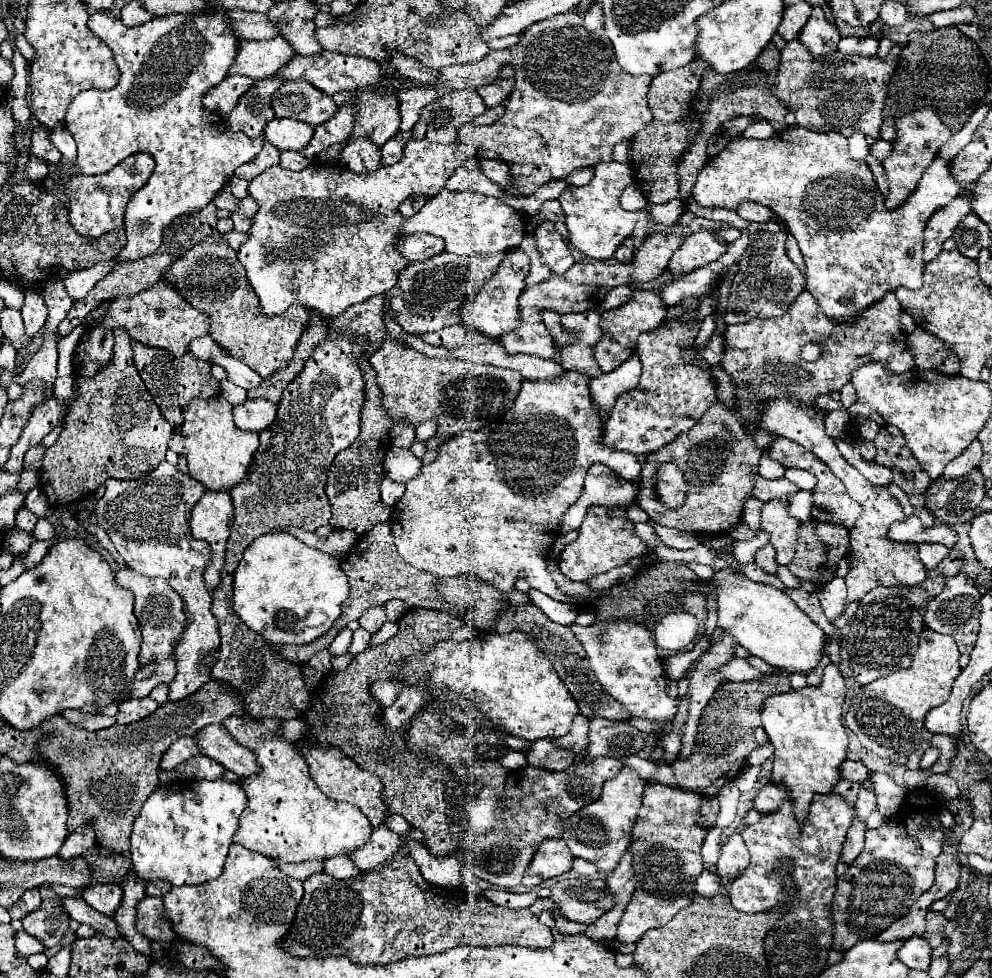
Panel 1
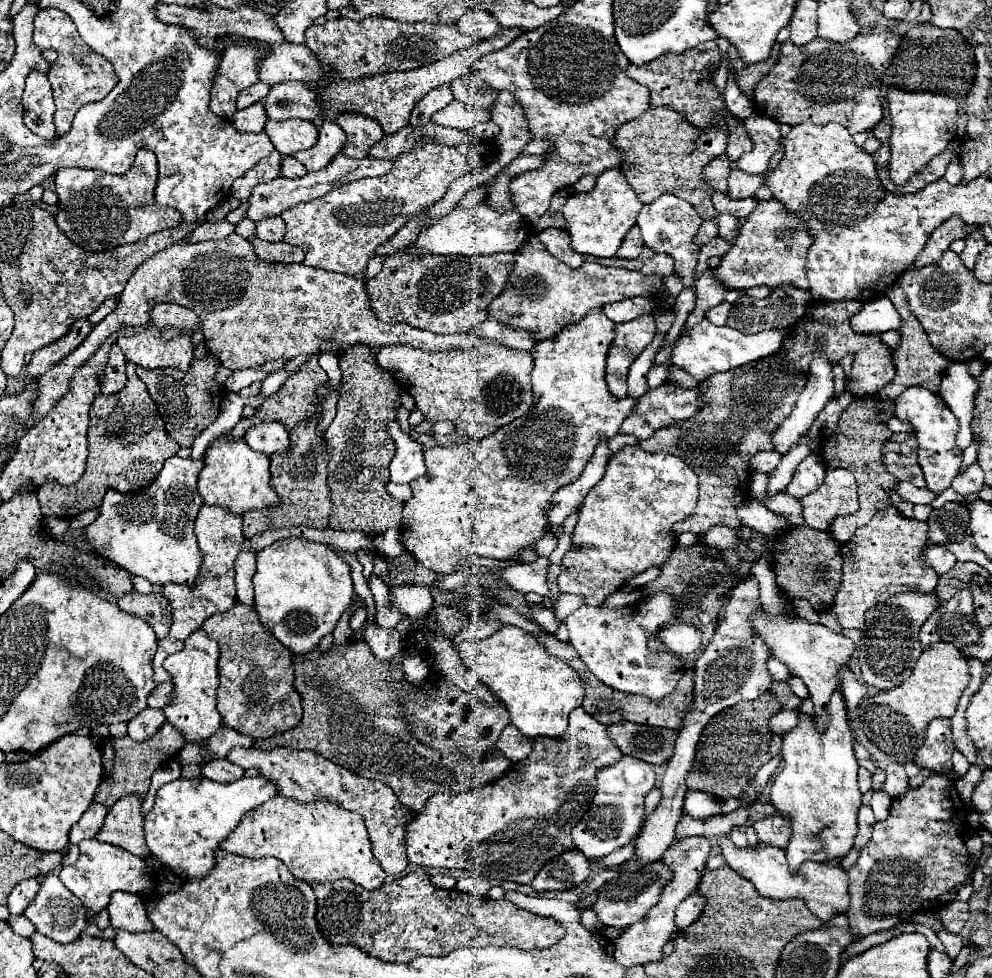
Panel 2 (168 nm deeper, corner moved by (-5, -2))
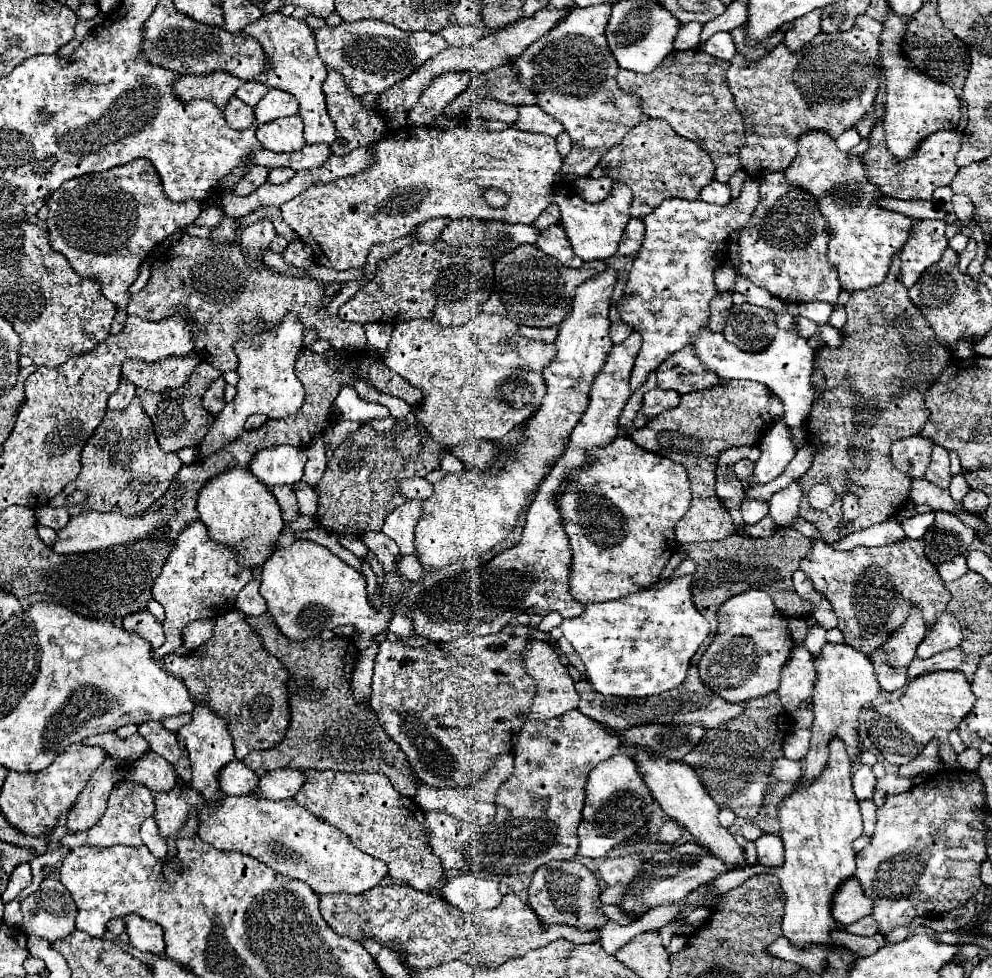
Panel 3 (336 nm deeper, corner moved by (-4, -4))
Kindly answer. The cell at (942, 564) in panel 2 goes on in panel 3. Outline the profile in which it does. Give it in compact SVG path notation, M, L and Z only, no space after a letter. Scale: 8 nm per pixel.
M956 556L956 558L950 560L950 562L938 564L938 572L940 572L940 578L942 578L944 582L952 582L952 580L956 580L956 578L960 578L960 576L964 576L964 574L968 572L968 568L966 568L966 558L964 558L964 556Z

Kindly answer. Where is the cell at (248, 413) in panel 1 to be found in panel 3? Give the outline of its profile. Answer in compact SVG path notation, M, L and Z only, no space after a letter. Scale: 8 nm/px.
M268 446L266 450L258 450L258 454L254 454L250 470L260 482L266 482L268 488L274 488L276 484L296 484L302 478L304 464L304 448Z

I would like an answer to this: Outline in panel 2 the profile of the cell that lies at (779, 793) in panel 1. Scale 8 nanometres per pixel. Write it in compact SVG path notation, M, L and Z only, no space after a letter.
M779 814L757 820L753 824L753 828L759 836L759 842L763 842L763 844L771 844L777 848L785 848L789 844L789 832L791 830L789 830L787 820L783 820L783 816L779 816Z

